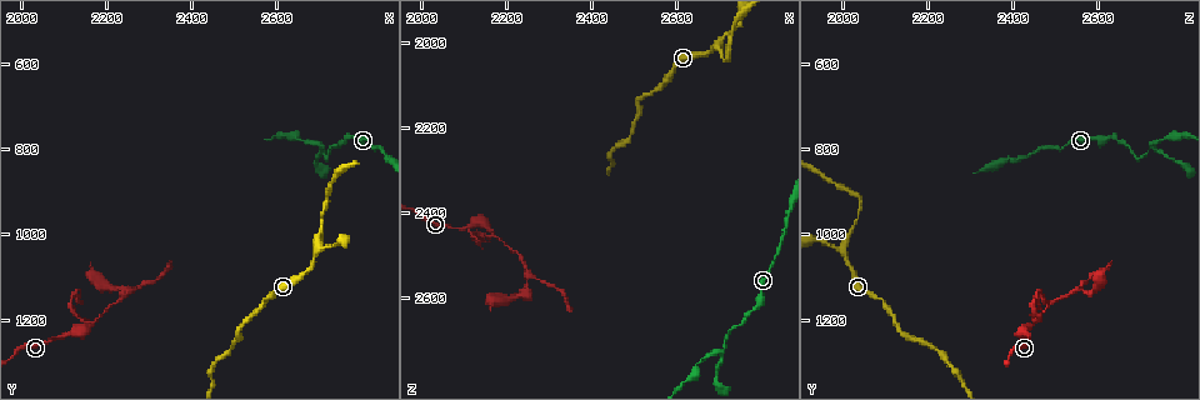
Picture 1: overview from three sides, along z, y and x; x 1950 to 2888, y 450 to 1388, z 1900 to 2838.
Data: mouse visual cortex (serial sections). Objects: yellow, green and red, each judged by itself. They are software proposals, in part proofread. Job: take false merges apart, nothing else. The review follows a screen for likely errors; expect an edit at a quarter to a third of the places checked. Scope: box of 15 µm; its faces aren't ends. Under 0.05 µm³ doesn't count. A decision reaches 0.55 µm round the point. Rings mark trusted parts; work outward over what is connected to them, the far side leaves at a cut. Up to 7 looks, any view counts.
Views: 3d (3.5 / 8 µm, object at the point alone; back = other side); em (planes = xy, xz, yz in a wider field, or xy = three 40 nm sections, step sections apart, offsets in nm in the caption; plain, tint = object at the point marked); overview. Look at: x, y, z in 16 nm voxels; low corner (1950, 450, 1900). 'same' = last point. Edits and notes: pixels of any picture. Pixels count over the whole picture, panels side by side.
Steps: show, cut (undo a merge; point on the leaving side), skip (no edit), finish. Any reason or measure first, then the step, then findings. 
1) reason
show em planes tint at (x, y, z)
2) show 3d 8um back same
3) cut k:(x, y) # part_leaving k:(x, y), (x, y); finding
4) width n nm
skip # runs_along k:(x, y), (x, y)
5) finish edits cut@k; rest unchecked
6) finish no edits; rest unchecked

three arms meet
show 3d 8um at (2710, 790, 2725)

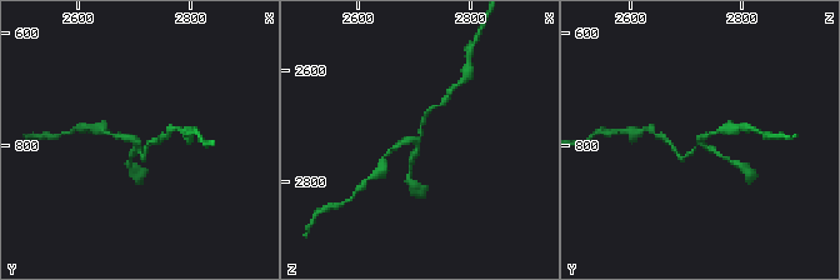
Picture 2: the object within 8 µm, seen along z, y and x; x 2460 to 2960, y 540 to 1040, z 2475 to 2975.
now the EM
show em planes tint at (2705, 790, 2725)

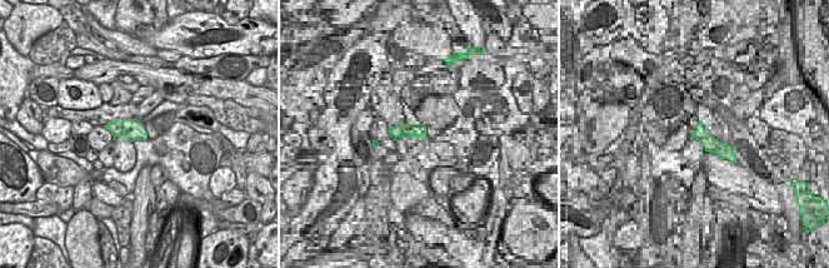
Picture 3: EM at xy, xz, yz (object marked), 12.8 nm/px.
skip # all the same cell

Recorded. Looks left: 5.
branch point
show em xy step 5 tint at (2160, 1220, 2440)

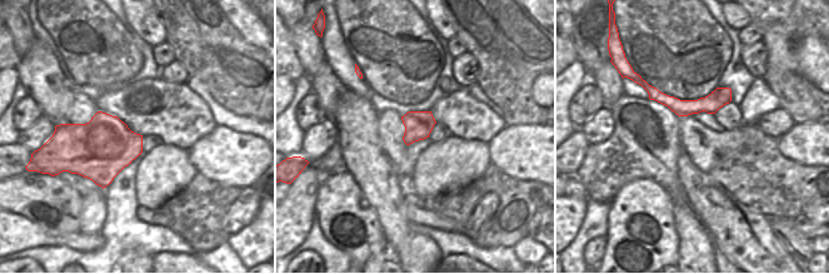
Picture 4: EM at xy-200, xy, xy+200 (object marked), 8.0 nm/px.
see where the arms go
show 3d 3.5um same

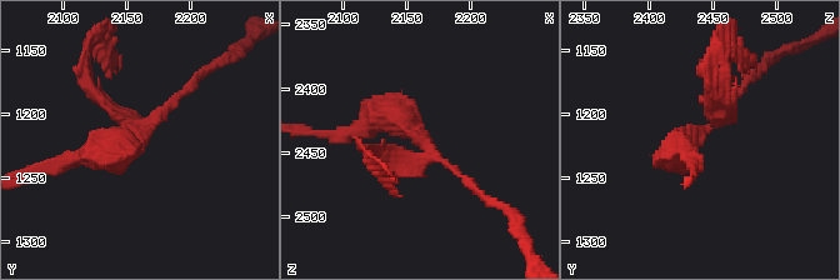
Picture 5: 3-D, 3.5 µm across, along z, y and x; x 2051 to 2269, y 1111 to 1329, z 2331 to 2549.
cut 5:(108, 105) # border 4:(717, 88), (717, 100), (705, 110); a second cell is stuck on

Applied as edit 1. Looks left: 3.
a narrow waist
show 3d 3.5um back at (2250, 1140, 2535)

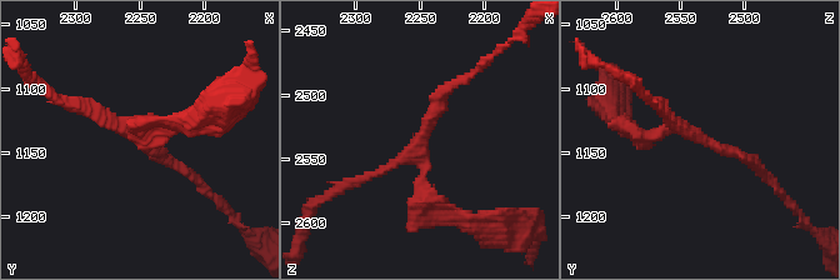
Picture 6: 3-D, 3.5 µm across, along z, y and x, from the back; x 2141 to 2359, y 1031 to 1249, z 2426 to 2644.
shape alone is not enough
show em xy step 2 plain at (2250, 1134, 2540)

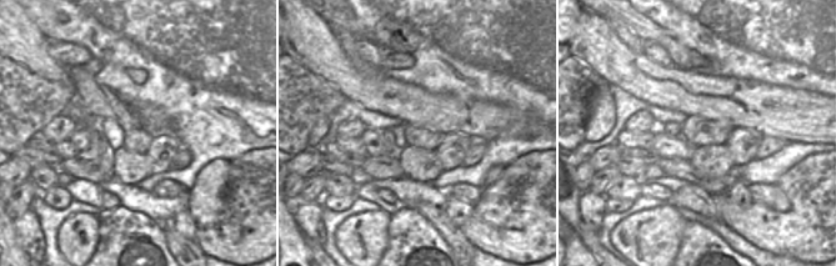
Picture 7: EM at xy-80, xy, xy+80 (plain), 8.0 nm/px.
show em xy step 2 tint same

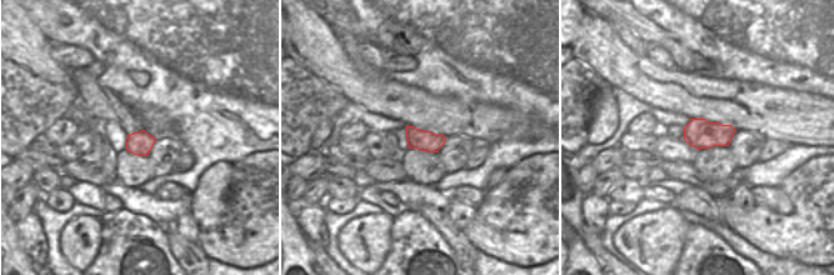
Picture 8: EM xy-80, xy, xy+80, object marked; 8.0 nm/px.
skip # runs_along 6:(755, 164), (681, 126), (638, 138), (628, 123); all the same cell

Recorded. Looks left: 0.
finish edits cut@5; rest unchecked

